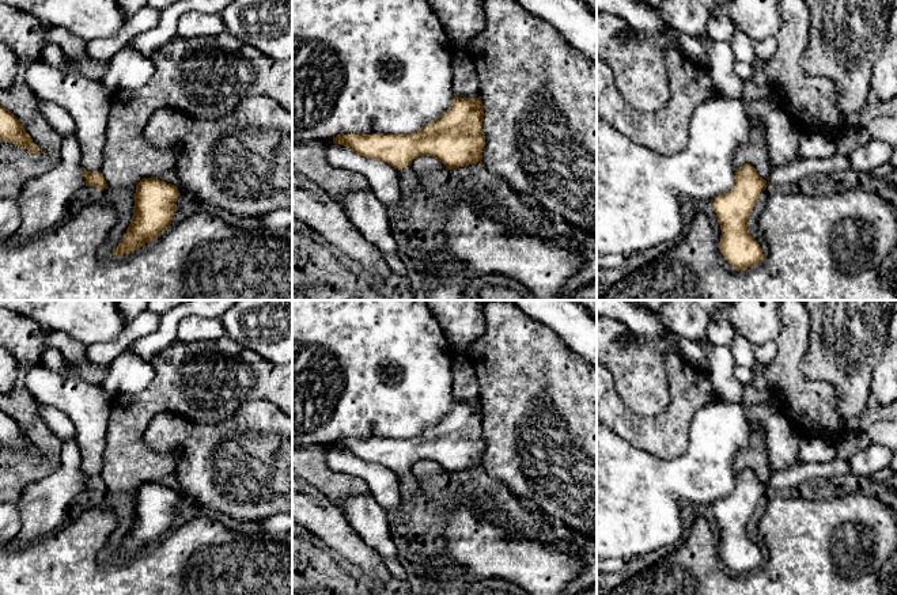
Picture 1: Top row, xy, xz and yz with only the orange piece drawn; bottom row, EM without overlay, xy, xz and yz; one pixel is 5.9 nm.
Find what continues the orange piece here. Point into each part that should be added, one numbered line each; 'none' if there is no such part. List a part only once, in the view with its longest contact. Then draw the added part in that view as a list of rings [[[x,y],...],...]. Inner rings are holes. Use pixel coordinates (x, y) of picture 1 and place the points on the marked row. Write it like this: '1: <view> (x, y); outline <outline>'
1: xz (408, 178); outline [[[410,166],[405,168],[395,168],[400,177],[401,198],[409,200],[416,193],[417,187],[417,174],[412,170]]]

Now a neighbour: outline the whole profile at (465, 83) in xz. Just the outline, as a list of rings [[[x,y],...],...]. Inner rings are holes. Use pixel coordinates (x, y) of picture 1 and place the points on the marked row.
[[[453,49],[453,94],[461,98],[480,96],[476,67],[468,53]]]

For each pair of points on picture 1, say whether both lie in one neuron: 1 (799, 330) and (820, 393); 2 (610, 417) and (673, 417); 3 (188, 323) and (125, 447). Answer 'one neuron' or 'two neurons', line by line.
1: one neuron
2: one neuron
3: two neurons

